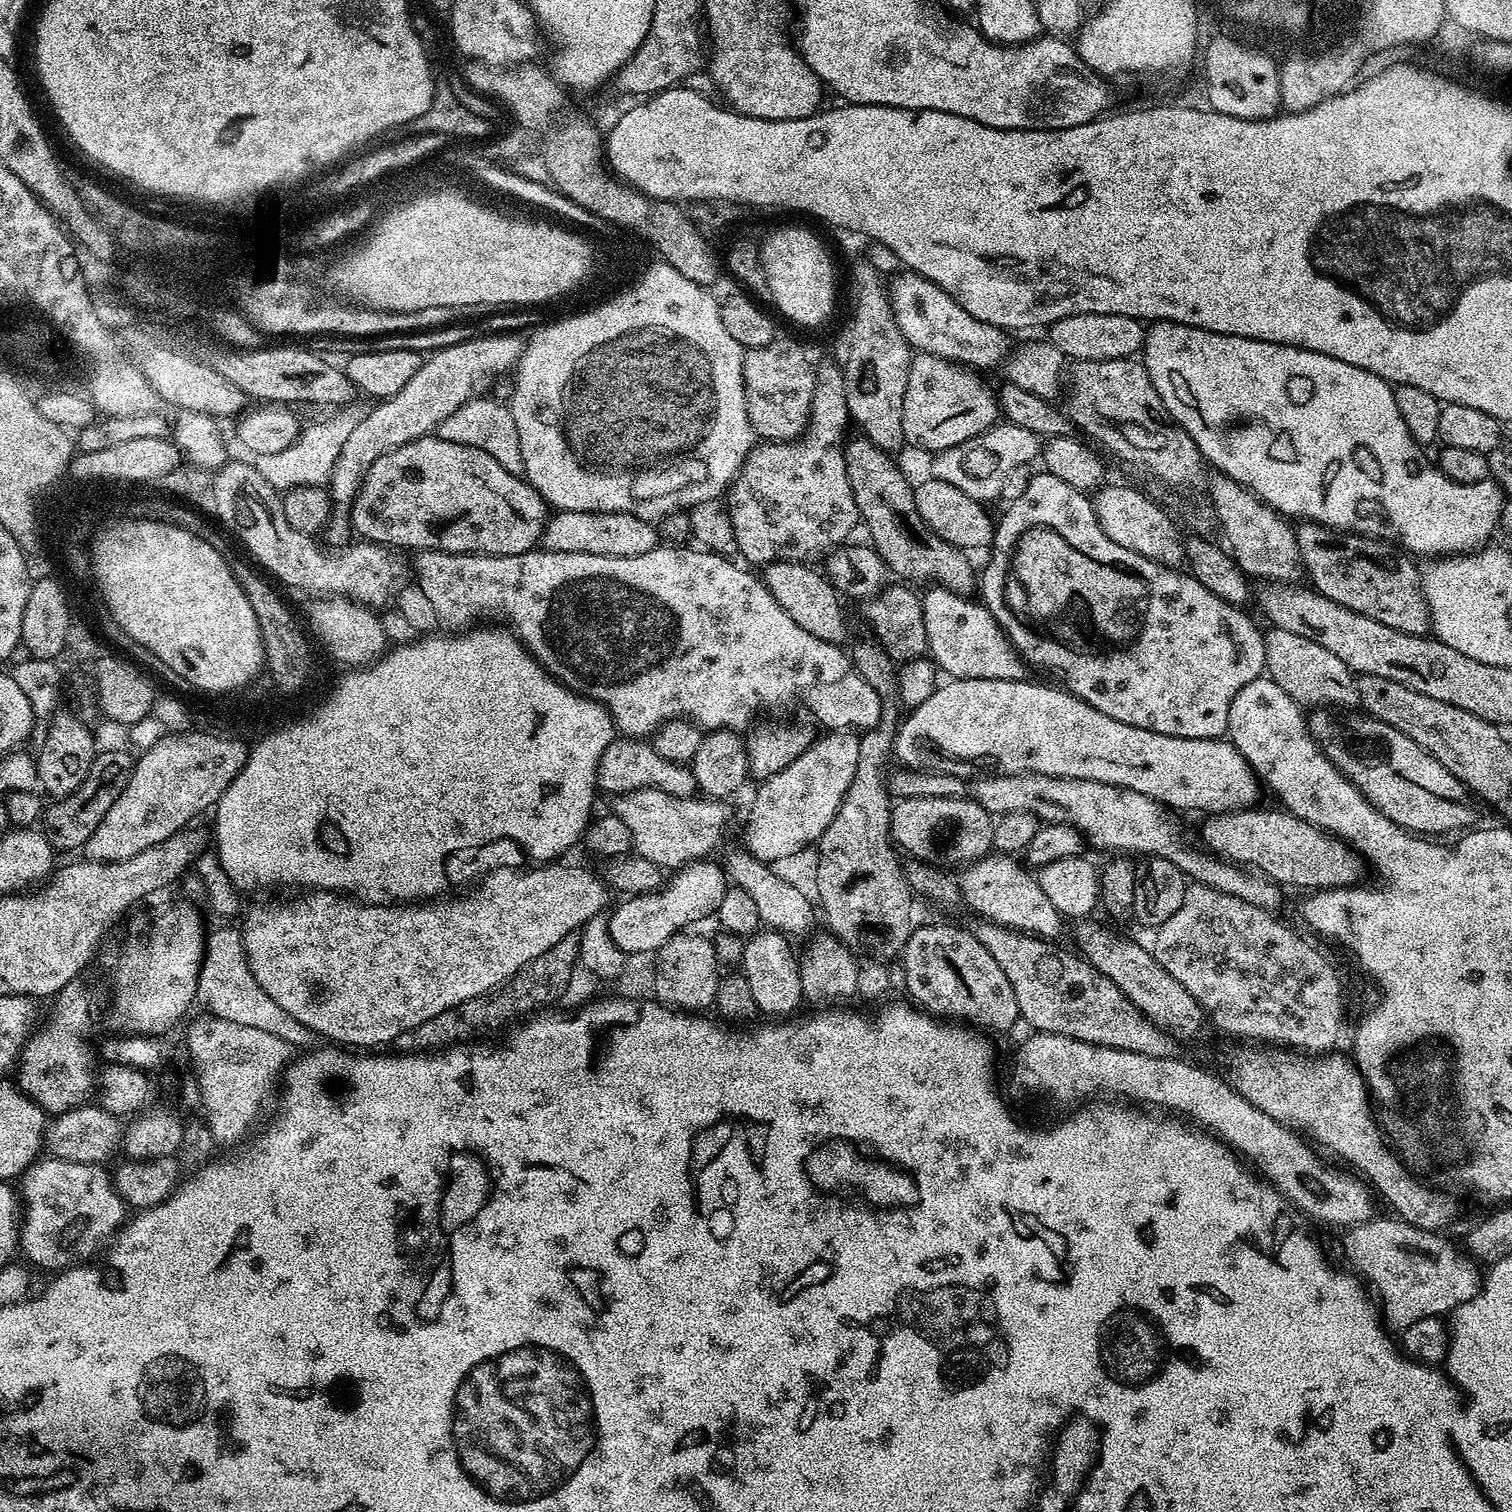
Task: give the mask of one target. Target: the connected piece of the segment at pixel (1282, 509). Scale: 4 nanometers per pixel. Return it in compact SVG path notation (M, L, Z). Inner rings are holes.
M1157 320L1147 329L1142 349L1142 363L1150 374L1150 382L1154 390L1158 390L1166 410L1172 415L1173 420L1186 430L1186 434L1190 434L1190 438L1198 446L1201 457L1209 465L1212 463L1217 473L1234 478L1234 481L1244 488L1249 488L1263 504L1268 504L1285 518L1297 516L1295 518L1297 521L1322 524L1325 528L1334 528L1345 534L1363 534L1369 538L1383 538L1388 542L1397 540L1401 544L1399 547L1408 554L1413 554L1412 552L1463 554L1487 545L1488 535L1492 531L1494 533L1497 531L1506 493L1491 478L1473 484L1459 484L1450 479L1433 461L1431 464L1424 457L1425 449L1416 443L1410 430L1406 430L1402 414L1398 414L1398 402L1393 385L1370 370L1350 366L1350 362L1338 362L1338 358L1330 358L1308 348L1291 348L1288 344L1218 334L1169 320Z

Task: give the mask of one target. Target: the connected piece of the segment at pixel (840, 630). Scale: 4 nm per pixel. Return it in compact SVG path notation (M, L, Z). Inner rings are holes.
M775 560L773 564L765 564L762 568L764 585L774 594L778 606L782 606L806 634L814 634L814 638L822 638L822 642L843 645L848 636L848 622L840 605L841 593L823 571L815 572L808 566L798 560Z

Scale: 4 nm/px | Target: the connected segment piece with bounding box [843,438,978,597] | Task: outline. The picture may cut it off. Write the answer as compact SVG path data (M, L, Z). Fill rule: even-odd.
M865 438L859 440L849 439L843 445L844 457L846 458L846 474L850 478L850 490L854 494L854 502L860 511L860 520L868 527L868 536L871 547L884 560L889 573L893 577L899 578L904 582L912 582L908 580L929 580L929 585L940 585L948 591L956 592L960 596L971 597L972 591L975 593L978 588L978 572L972 569L972 564L968 561L969 553L965 549L954 546L950 542L946 542L934 530L930 530L930 526L922 518L922 514L918 514L918 506L916 505L916 493L913 485L908 485L908 480L904 477L904 472L900 468L896 468L896 464L889 453L872 444Z

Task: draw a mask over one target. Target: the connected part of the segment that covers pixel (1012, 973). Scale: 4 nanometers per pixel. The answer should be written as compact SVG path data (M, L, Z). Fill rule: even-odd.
M992 920L976 922L980 924L971 925L970 930L994 954L994 962L1002 966L1002 974L1006 974L1006 982L1014 986L1014 998L1018 998L1018 1010L1020 1020L1029 1024L1029 1029L1038 1032L1049 1032L1066 1038L1074 1038L1078 1042L1106 1046L1114 1050L1126 1050L1134 1054L1146 1054L1154 1058L1173 1055L1172 1043L1174 1037L1171 1032L1165 1032L1157 1024L1145 1018L1140 1011L1106 978L1097 968L1092 967L1087 960L1079 955L1071 956L1060 948L1055 948L1055 943L1042 940L1039 936L1029 936L1027 932L1015 932L1013 928L1007 928L996 924Z

